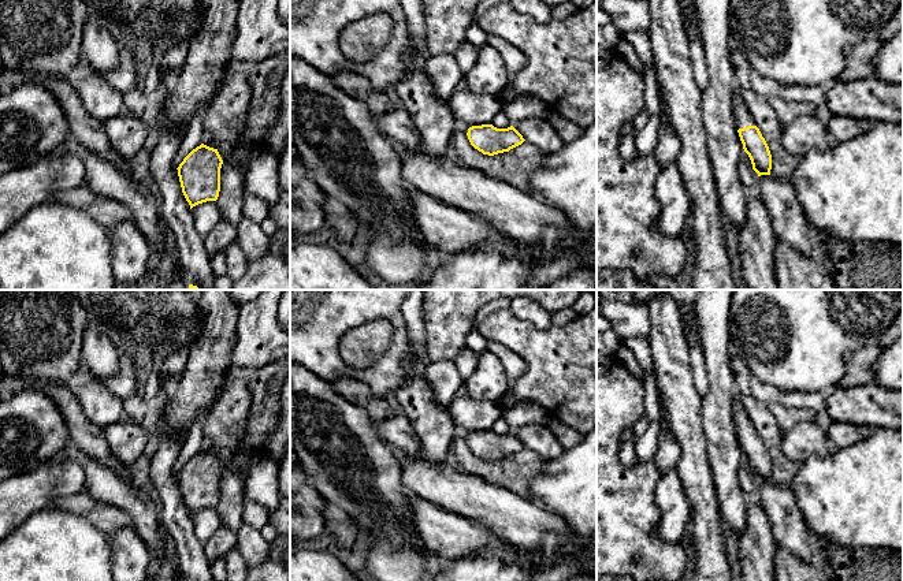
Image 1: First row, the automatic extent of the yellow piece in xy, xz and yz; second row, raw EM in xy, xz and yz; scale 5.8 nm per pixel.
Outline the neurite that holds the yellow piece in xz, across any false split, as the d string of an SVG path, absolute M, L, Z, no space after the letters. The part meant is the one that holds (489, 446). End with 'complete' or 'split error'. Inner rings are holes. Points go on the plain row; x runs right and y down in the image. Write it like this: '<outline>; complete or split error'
M493 431L472 432L467 442L475 455L488 462L509 458L525 447L513 432L508 435L497 435Z; complete

